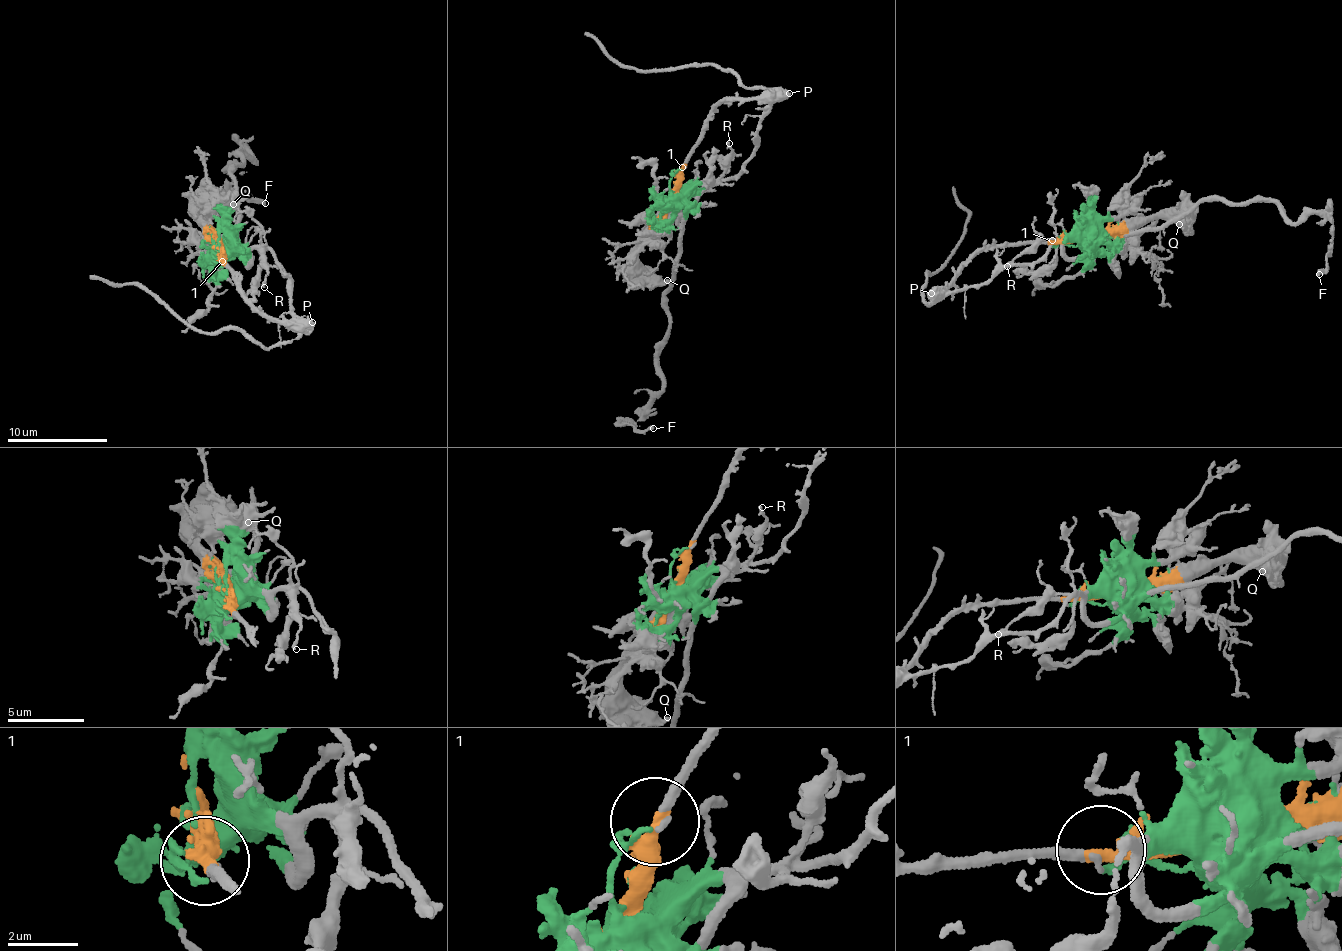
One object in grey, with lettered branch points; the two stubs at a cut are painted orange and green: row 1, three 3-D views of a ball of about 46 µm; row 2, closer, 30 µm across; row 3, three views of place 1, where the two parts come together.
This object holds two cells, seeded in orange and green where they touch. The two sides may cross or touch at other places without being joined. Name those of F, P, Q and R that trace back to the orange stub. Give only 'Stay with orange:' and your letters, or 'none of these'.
Stay with orange: P, Q

